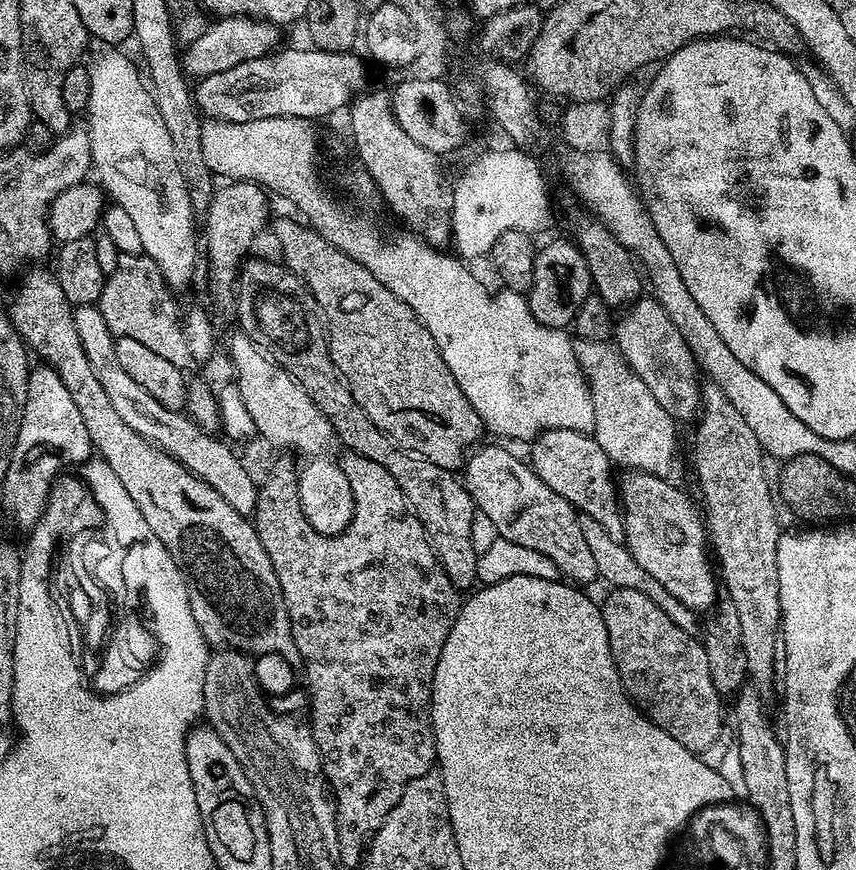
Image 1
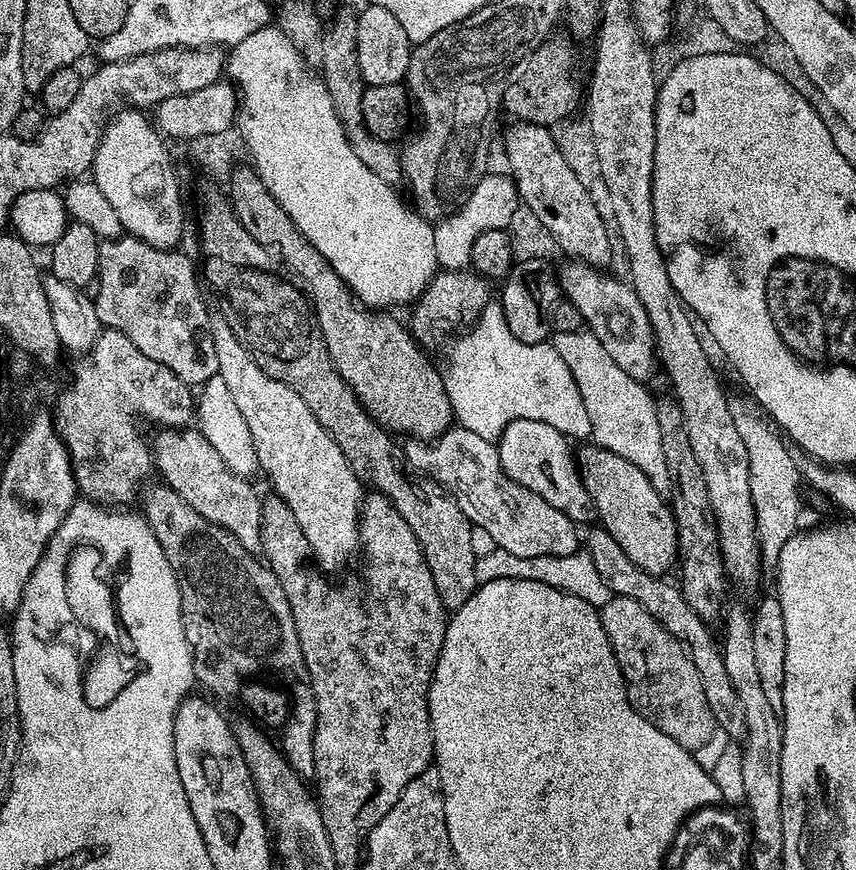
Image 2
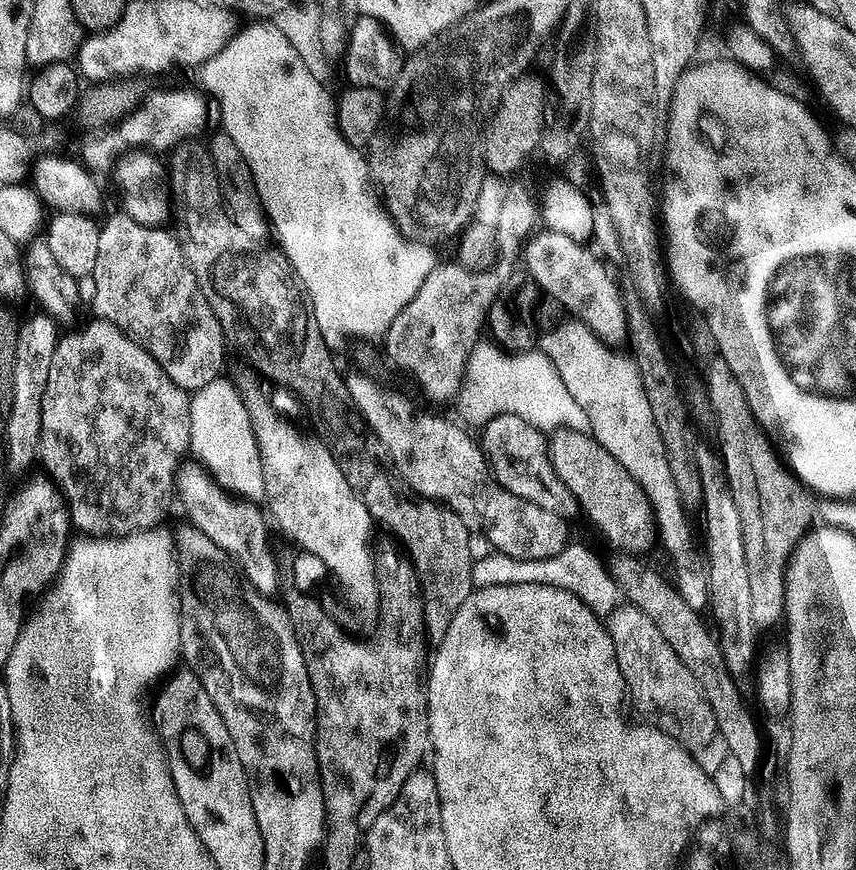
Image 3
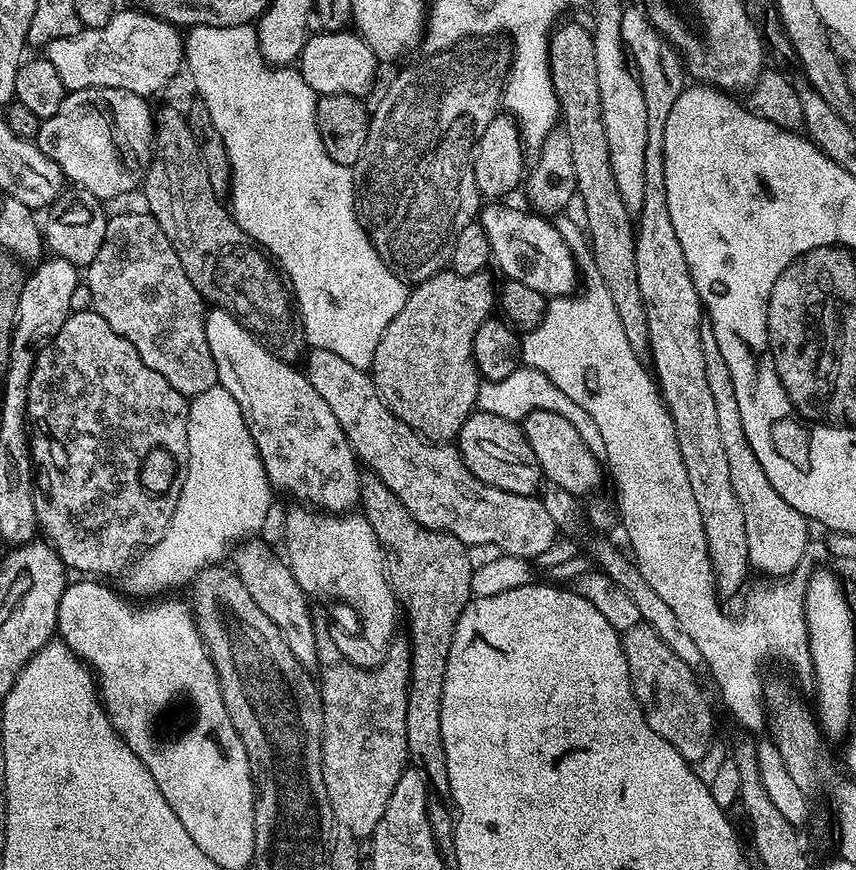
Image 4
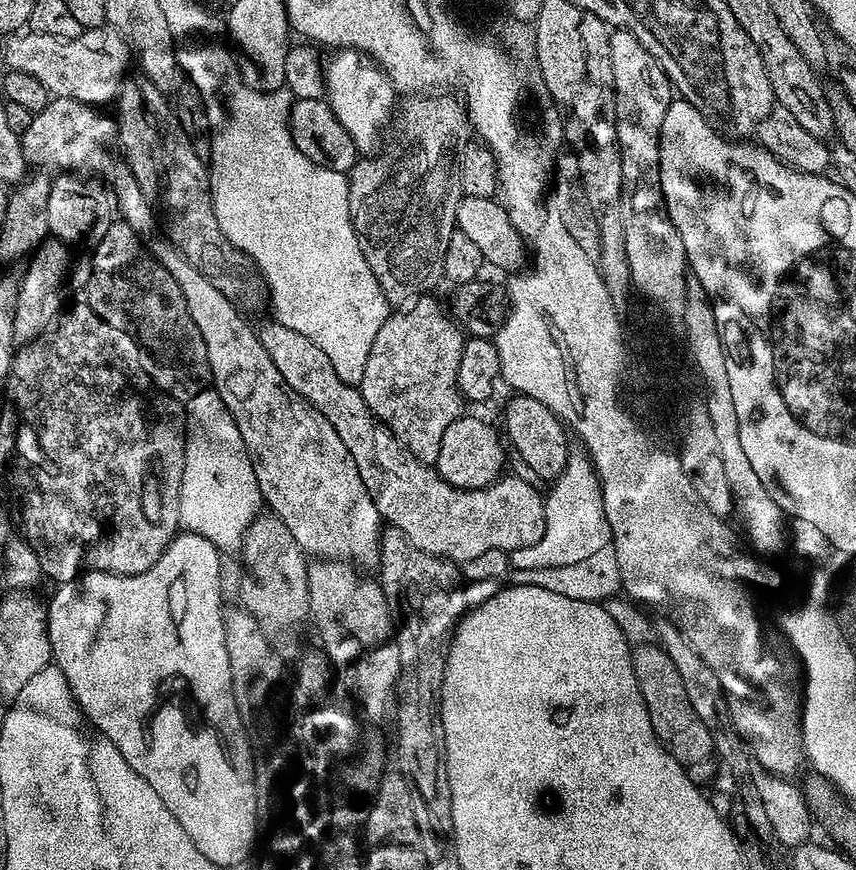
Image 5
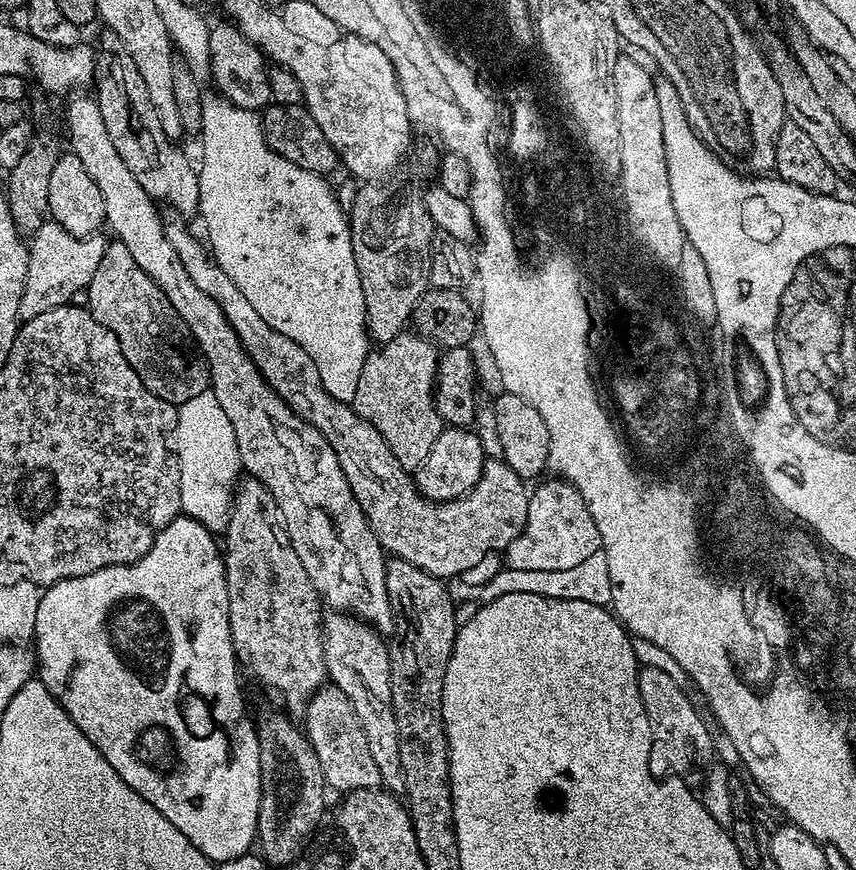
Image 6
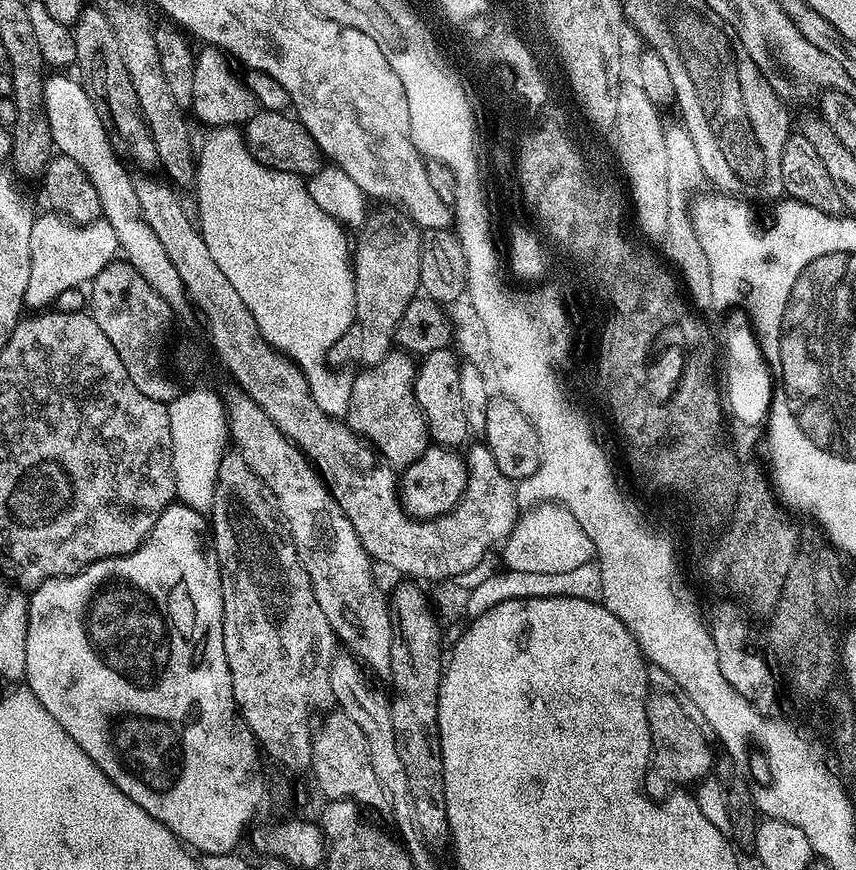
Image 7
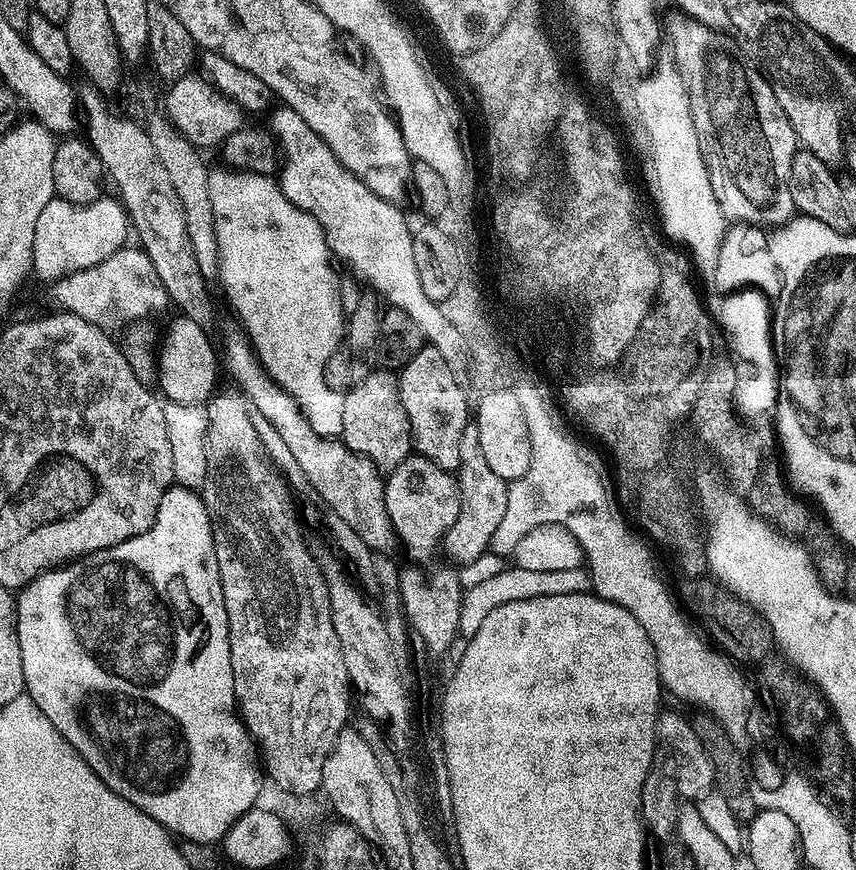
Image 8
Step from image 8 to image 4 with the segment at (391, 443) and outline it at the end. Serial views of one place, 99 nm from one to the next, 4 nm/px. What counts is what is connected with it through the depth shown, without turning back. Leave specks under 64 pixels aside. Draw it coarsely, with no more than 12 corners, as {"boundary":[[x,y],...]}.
{"boundary":[[487,271],[409,291],[374,350],[382,402],[429,442],[476,408]]}

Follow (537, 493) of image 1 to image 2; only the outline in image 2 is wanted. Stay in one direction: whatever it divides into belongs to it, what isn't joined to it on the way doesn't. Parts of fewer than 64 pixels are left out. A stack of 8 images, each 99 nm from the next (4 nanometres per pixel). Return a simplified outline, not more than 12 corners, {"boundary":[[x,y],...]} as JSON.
{"boundary":[[459,426],[409,439],[409,469],[447,488],[518,558],[569,556],[578,526],[514,482]]}

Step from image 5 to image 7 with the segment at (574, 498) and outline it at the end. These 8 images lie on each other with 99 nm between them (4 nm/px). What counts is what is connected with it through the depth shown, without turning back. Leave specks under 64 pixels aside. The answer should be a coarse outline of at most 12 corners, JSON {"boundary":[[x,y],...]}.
{"boundary":[[551,502],[517,519],[507,569],[571,571],[593,561],[590,536]]}

